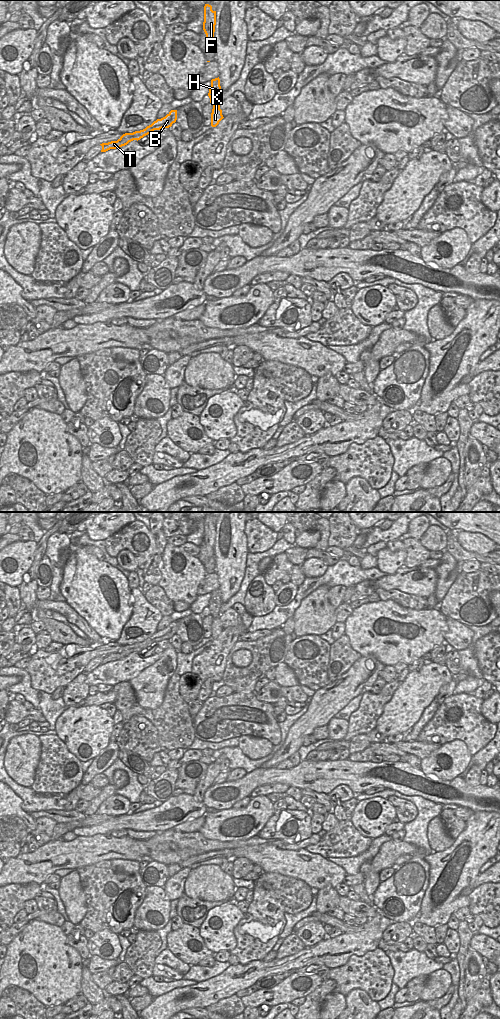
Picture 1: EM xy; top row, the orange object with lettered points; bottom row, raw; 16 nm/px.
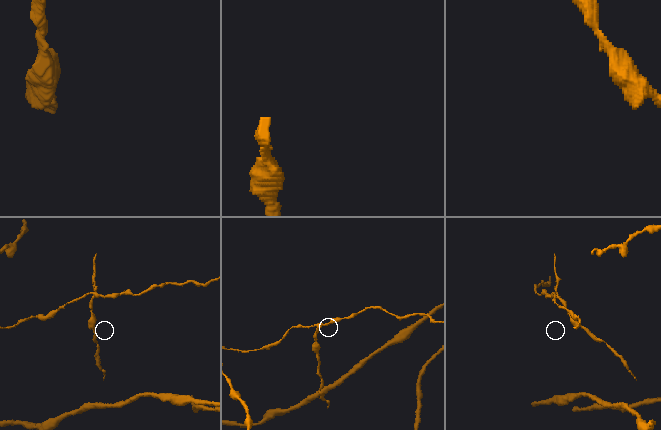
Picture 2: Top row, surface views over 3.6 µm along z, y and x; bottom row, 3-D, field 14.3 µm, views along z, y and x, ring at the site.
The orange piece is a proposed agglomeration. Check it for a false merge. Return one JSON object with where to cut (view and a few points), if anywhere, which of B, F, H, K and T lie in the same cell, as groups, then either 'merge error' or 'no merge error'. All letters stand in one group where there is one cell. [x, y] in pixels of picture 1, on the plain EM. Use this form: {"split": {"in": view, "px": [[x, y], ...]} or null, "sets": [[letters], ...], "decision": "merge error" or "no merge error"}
{"split": {"in": "xy", "px": [[219, 616], [213, 618]]}, "sets": [["B", "K", "T"], ["F", "H"]], "decision": "merge error"}

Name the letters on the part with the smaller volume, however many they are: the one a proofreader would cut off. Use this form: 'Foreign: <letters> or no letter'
Foreign: F, H

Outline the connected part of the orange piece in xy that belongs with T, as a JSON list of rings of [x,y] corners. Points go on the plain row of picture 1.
[[[171,622],[165,629],[157,631],[151,637],[147,638],[145,641],[140,643],[135,643],[133,645],[123,646],[117,653],[111,653],[108,655],[100,656],[102,658],[101,664],[106,664],[110,661],[120,660],[127,657],[133,652],[140,652],[144,648],[150,646],[154,642],[160,642],[162,640],[169,640],[177,632],[177,622]]]

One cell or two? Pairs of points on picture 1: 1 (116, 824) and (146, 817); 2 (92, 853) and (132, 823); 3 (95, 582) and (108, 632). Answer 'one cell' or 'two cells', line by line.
1: one cell
2: two cells
3: one cell

